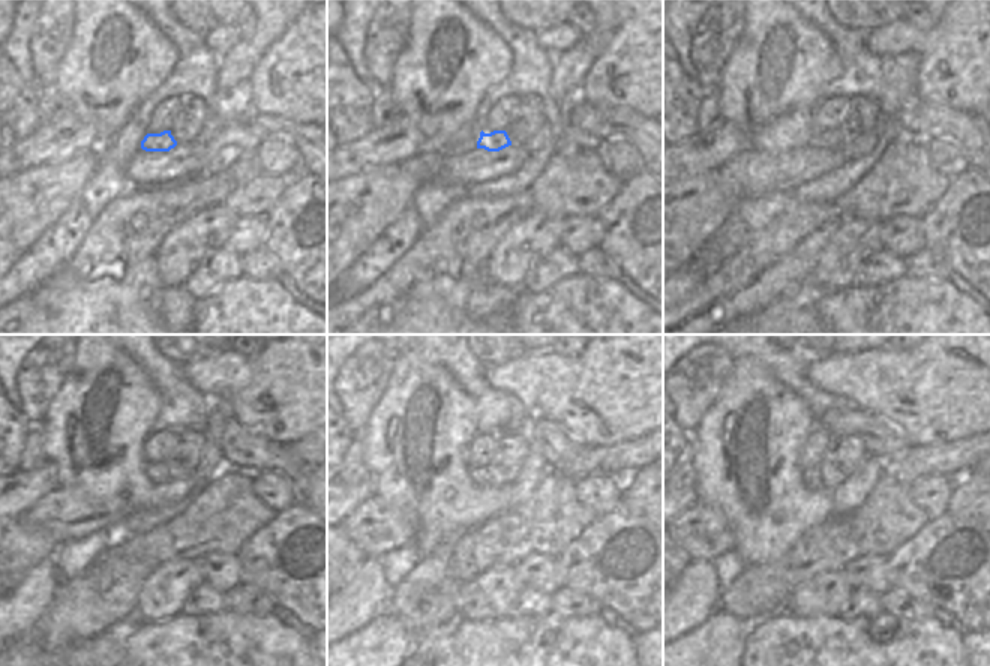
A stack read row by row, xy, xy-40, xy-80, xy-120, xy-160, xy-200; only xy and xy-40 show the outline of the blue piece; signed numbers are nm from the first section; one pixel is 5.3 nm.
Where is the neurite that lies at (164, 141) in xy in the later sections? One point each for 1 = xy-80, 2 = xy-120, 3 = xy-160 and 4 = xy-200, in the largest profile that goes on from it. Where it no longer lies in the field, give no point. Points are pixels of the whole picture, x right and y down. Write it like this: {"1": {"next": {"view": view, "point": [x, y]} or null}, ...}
{"1": {"next": {"view": "xy-80", "point": [831, 140]}}, "2": {"next": {"view": "xy-120", "point": [158, 473]}}, "3": {"next": {"view": "xy-160", "point": [479, 474]}}, "4": {"next": {"view": "xy-200", "point": [812, 477]}}}

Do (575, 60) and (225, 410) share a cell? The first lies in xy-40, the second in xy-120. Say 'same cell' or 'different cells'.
same cell

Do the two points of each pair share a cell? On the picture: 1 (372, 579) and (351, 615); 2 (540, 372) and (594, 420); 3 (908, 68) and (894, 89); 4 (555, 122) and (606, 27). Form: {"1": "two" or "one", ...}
{"1": "one", "2": "one", "3": "one", "4": "one"}

